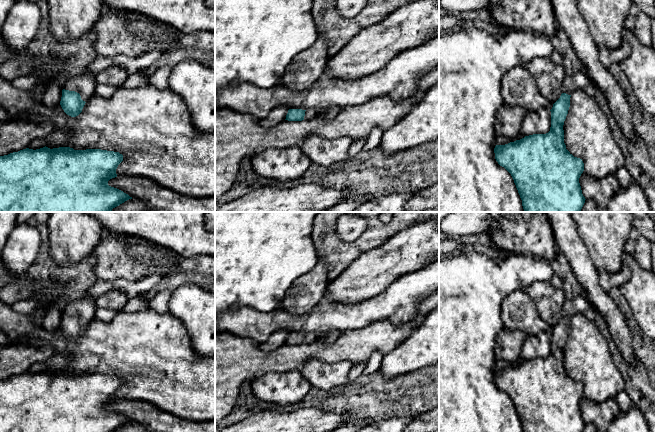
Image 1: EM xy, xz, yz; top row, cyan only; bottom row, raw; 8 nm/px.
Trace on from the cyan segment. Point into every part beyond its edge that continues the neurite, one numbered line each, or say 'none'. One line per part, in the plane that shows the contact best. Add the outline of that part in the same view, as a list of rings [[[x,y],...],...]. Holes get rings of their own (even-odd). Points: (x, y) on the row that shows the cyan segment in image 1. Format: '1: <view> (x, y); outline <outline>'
1: xy (84, 85); outline [[[80,75],[72,77],[64,86],[65,90],[75,91],[80,94],[83,101],[88,101],[95,94],[95,80],[92,77]]]

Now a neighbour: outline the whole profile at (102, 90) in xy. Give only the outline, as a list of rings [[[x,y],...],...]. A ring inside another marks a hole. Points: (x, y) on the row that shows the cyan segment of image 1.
[[[95,82],[94,93],[101,97],[111,97],[115,93],[116,89],[113,89],[109,85],[100,84]]]

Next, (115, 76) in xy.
[[[112,66],[99,72],[95,78],[95,82],[109,86],[122,87],[128,75],[125,68]]]

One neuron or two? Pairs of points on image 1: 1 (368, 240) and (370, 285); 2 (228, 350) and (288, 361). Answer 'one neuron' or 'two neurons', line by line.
1: two neurons
2: one neuron

